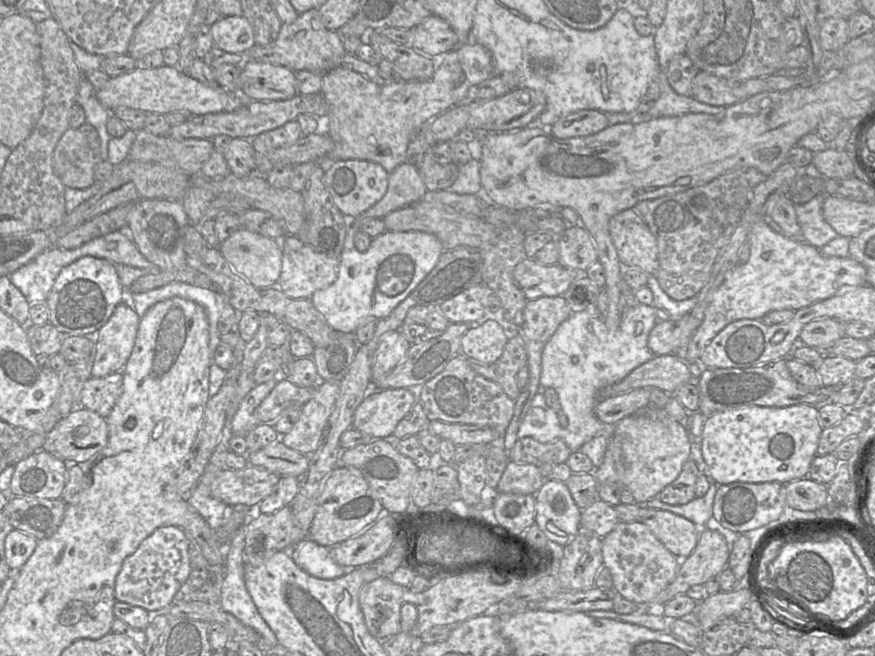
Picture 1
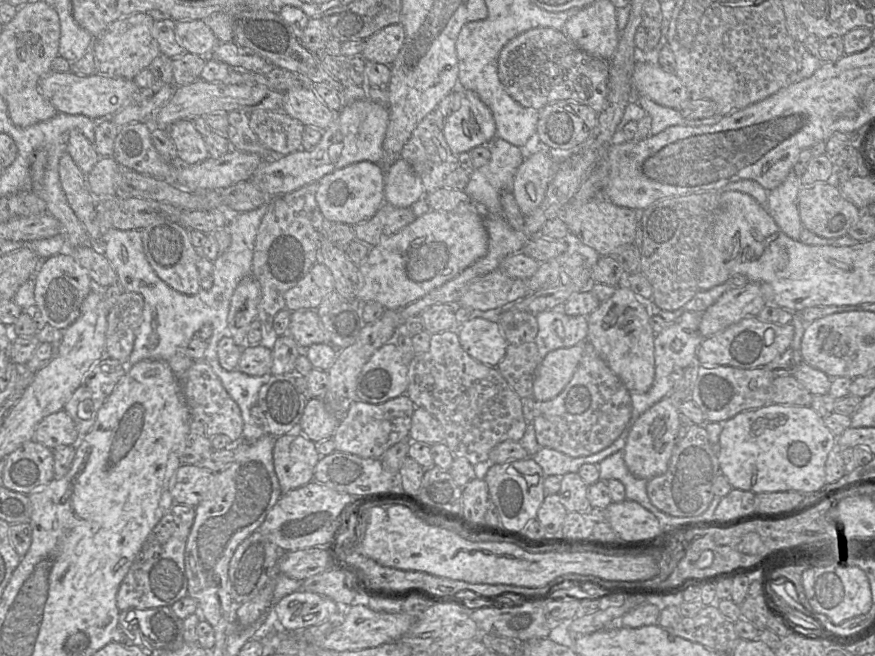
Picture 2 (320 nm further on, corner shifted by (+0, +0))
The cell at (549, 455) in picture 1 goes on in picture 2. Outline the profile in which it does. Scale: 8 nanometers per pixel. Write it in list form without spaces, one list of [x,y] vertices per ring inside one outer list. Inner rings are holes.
[[[586,341],[582,359],[570,382],[554,399],[535,401],[533,425],[537,442],[571,457],[596,454],[612,445],[632,416],[630,391]]]

